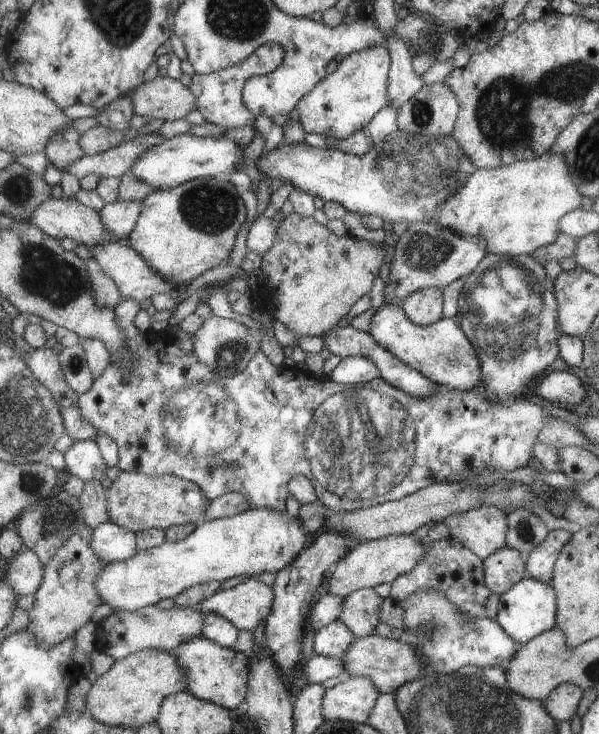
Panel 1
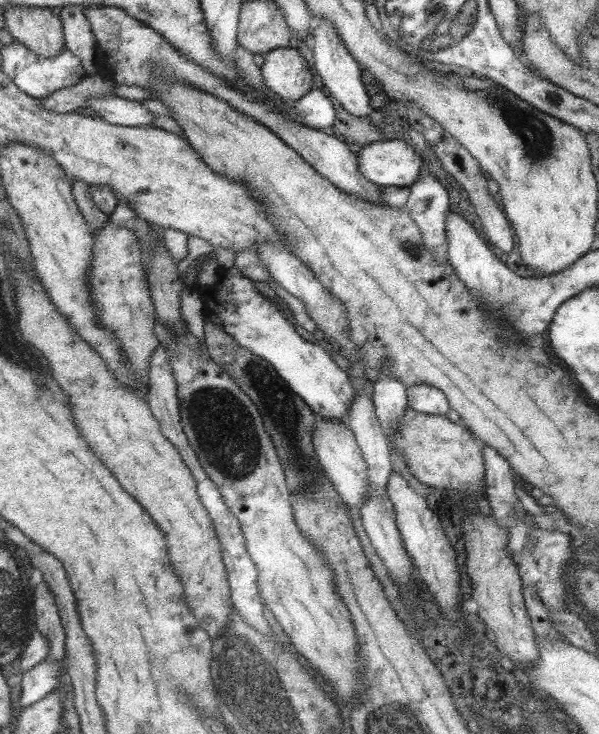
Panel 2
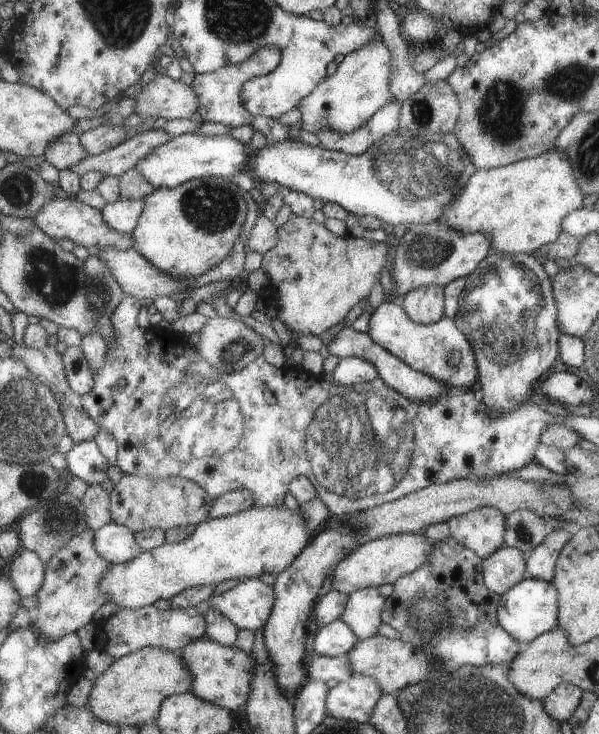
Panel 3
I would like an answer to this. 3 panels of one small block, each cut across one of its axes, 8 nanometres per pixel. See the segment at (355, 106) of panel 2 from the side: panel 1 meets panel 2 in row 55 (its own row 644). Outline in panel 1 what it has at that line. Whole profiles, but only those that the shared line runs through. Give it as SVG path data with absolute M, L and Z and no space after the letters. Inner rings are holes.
M335 619L311 634L310 651L326 657L341 656L355 639L355 634Z

